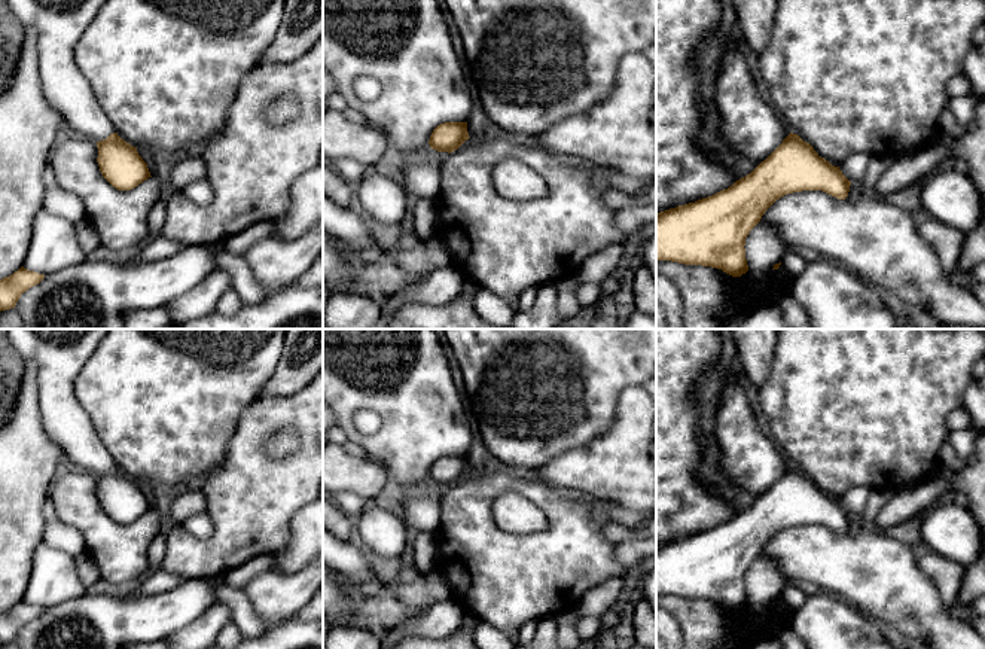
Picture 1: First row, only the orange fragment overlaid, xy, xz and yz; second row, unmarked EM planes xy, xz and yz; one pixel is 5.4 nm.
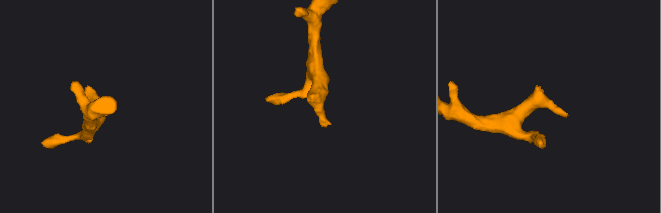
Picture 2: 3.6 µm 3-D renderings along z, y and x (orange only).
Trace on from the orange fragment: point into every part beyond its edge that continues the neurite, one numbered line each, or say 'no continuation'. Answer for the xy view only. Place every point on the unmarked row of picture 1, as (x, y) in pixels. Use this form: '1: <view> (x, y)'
1: xy (60, 355)

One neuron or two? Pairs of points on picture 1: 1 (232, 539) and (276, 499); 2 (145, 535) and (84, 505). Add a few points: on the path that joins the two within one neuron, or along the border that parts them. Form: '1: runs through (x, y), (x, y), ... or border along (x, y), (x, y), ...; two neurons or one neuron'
1: runs through (243, 529), (265, 506); one neuron
2: runs through (130, 535), (113, 535), (98, 520); one neuron

